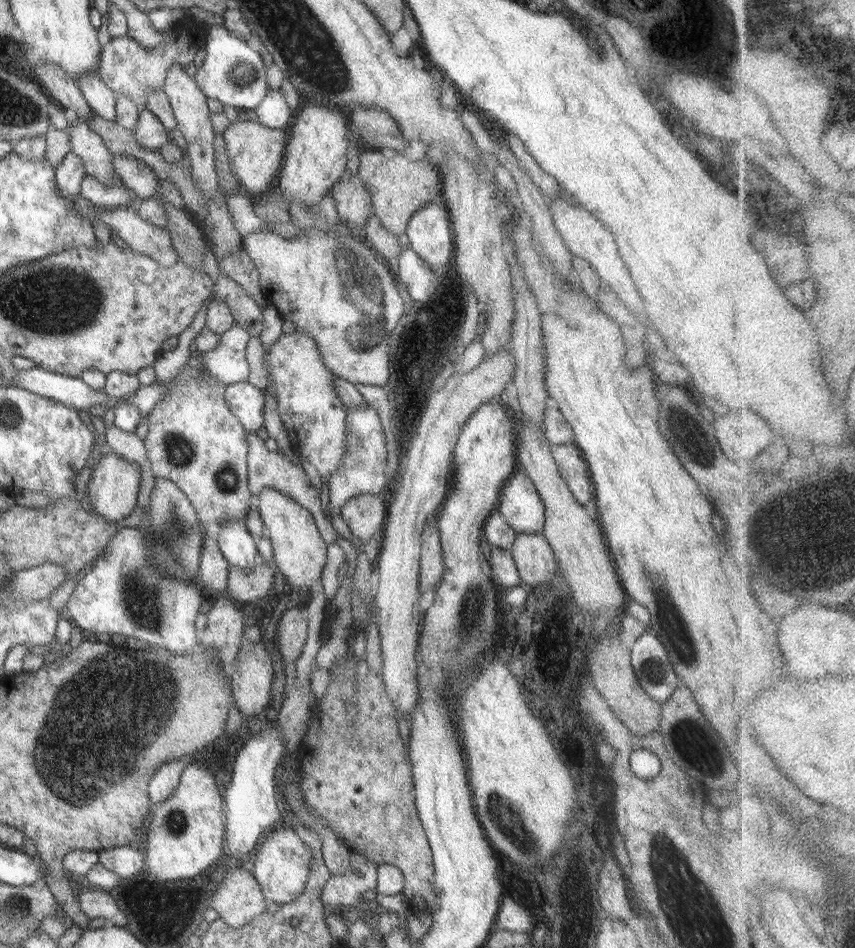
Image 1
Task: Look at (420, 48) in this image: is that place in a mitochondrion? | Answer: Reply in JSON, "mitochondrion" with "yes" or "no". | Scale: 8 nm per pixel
{"mitochondrion":"no"}

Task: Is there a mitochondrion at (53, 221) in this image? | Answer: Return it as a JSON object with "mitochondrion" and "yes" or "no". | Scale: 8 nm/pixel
{"mitochondrion":"no"}

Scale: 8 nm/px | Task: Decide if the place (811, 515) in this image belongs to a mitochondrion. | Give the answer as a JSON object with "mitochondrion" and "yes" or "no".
{"mitochondrion":"yes"}

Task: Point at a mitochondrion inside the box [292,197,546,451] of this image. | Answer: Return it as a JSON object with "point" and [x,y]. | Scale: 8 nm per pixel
{"point":[365,303]}

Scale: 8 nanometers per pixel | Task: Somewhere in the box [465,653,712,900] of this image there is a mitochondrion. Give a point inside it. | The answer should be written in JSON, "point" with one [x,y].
{"point":[517,835]}

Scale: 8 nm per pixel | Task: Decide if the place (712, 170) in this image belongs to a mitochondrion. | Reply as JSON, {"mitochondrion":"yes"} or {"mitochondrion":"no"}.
{"mitochondrion":"no"}

